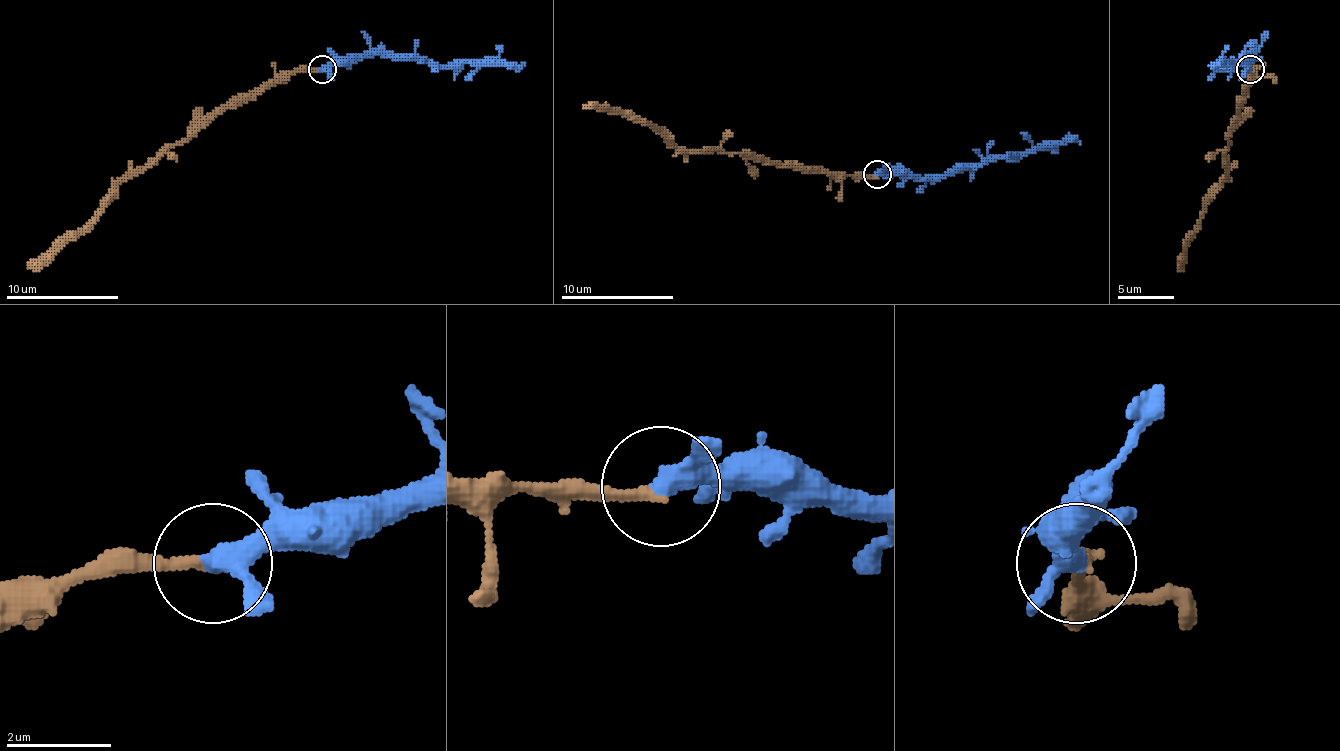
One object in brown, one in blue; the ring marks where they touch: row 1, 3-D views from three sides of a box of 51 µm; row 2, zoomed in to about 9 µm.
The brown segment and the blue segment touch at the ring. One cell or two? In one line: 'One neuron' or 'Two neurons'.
One neuron

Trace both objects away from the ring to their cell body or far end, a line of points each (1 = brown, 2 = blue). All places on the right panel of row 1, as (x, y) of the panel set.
1: (1251, 68), (1228, 136), (1225, 178), (1189, 234), (1183, 268)
2: (1251, 68), (1248, 66), (1253, 57), (1251, 54), (1237, 66), (1231, 63), (1220, 66)

